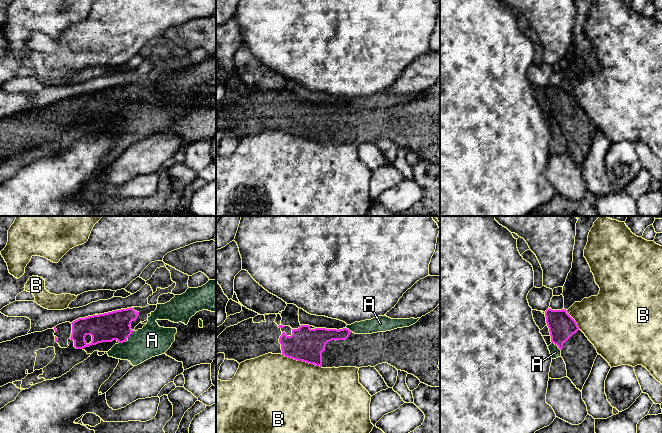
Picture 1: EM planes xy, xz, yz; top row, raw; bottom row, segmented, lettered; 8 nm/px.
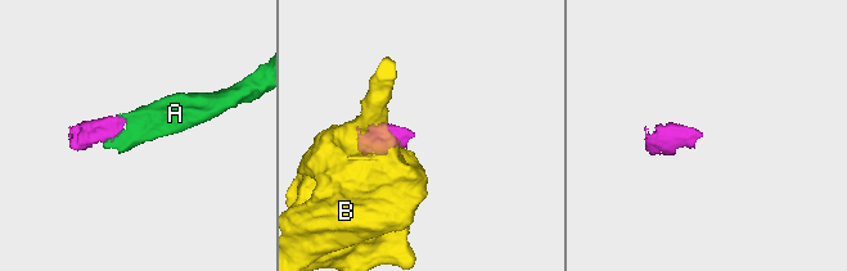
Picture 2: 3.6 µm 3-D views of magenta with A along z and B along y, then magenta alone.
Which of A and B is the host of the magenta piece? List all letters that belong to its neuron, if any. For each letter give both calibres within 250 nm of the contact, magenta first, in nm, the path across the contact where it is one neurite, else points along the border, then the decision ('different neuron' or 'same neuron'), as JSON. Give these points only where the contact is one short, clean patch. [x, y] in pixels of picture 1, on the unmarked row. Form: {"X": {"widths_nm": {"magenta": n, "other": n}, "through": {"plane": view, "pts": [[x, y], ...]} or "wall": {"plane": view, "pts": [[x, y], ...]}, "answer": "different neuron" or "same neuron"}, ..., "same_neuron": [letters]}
{"A": {"widths_nm": {"magenta": 220, "other": 90}, "wall": {"plane": "yz", "pts": [[552, 118], [560, 126]]}, "answer": "different neuron"}, "B": {"widths_nm": {"magenta": 260, "other": 480}, "answer": "different neuron"}, "same_neuron": []}

